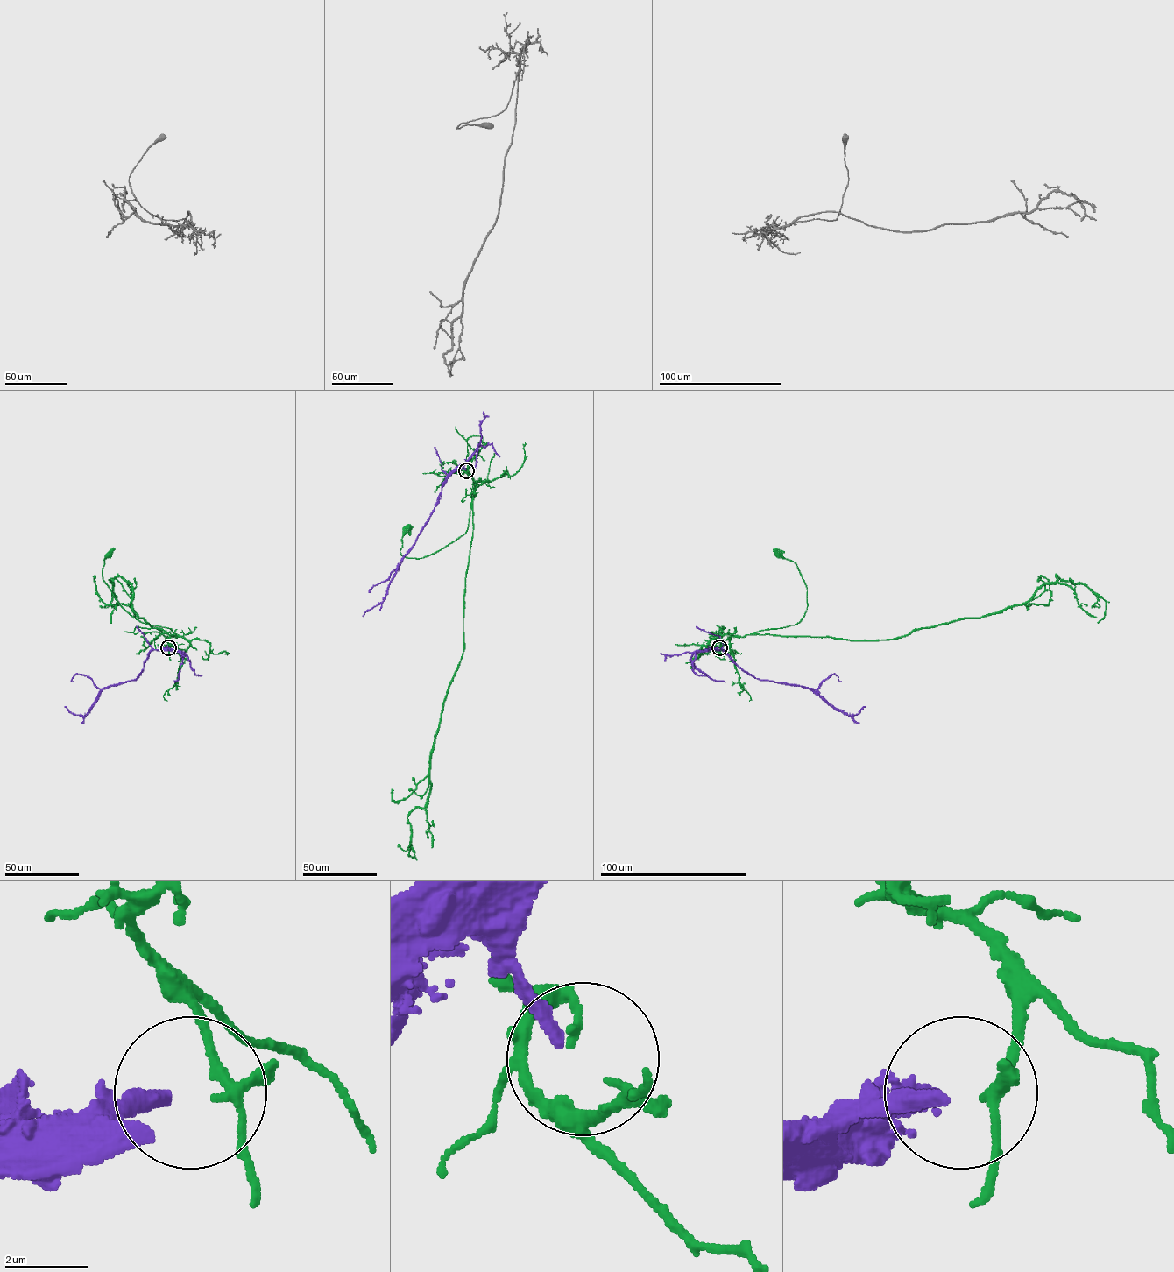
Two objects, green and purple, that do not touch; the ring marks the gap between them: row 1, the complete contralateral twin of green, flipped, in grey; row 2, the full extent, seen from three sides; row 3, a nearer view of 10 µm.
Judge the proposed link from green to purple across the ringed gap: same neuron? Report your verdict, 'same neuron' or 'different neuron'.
different neuron

